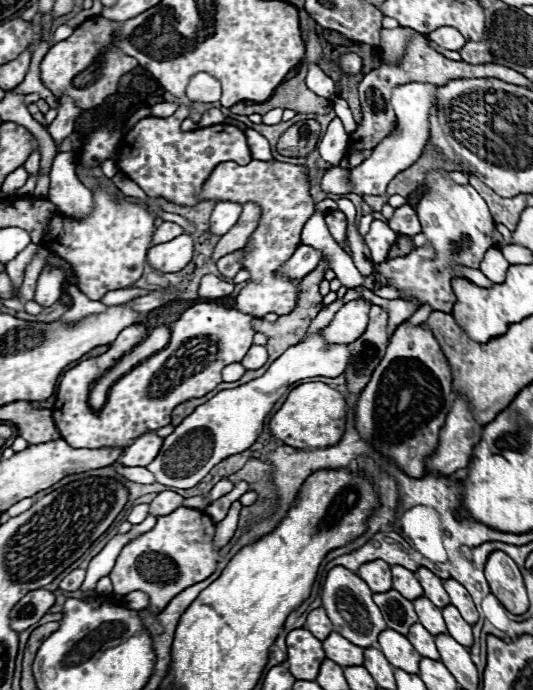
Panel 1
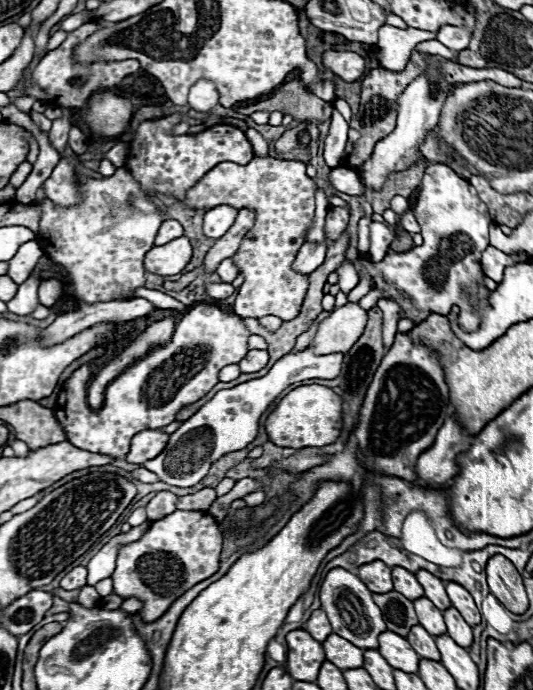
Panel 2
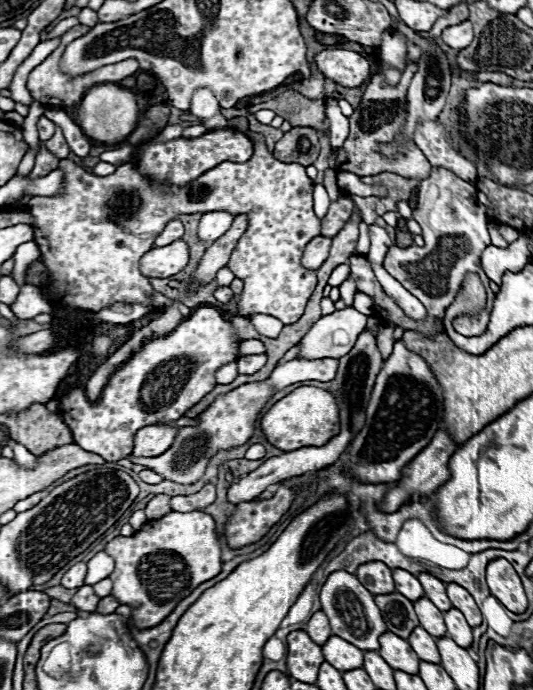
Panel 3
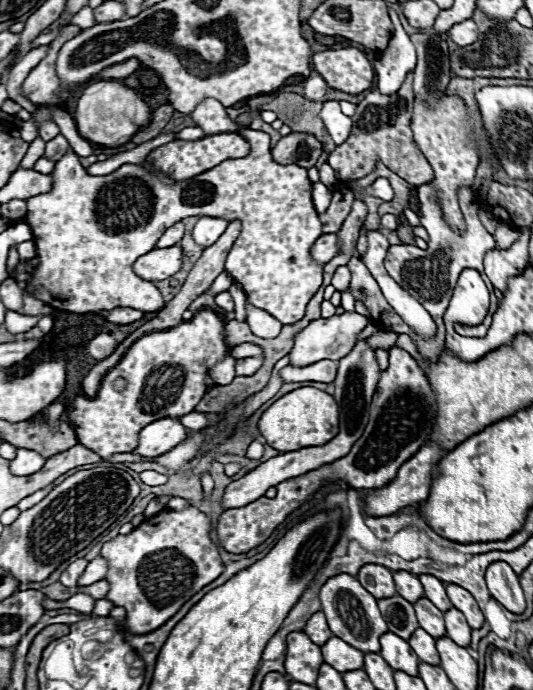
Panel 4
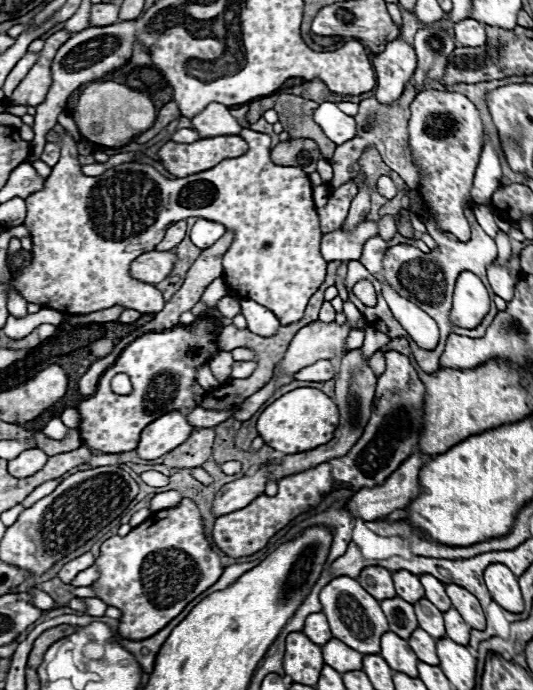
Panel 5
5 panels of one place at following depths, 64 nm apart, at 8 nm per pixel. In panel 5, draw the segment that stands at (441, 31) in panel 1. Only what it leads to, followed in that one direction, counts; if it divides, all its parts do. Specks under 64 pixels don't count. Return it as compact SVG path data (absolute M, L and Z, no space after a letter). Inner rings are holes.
M466 18L462 22L458 22L454 26L454 32L456 32L456 40L462 44L462 46L472 46L472 48L478 48L482 44L486 44L486 30L482 28L480 22L472 20L472 18Z

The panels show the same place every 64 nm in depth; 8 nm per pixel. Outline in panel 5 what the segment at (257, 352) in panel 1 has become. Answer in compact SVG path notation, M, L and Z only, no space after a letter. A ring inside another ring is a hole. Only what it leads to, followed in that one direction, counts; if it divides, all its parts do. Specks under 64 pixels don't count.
M252 360L252 362L234 362L232 364L232 372L230 372L230 378L234 380L234 378L246 378L246 376L250 376L252 372L254 372L254 368L256 368L256 362Z

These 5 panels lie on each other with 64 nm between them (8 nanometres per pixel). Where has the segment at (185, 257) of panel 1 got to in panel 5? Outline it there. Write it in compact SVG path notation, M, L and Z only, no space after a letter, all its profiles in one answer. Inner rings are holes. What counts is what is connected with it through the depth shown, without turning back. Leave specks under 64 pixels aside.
M144 252L130 264L130 276L142 280L146 284L162 282L174 268L176 254L174 252Z

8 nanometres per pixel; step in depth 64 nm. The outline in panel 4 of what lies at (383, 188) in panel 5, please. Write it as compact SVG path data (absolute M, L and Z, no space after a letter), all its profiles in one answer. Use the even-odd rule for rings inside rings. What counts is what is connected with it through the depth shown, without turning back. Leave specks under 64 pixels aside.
M378 178L372 186L368 186L364 190L364 194L374 194L374 196L378 196L382 200L392 200L394 190L392 190L392 186L390 186L390 182L386 178Z

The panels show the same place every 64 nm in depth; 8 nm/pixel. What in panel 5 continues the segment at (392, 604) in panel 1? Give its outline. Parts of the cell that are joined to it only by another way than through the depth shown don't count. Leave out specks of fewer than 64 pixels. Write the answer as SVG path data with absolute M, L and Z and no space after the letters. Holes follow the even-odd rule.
M390 598L390 600L382 600L380 606L382 606L382 610L390 622L390 630L394 634L398 634L400 638L408 640L410 632L414 632L418 628L412 604L408 604L402 598Z

